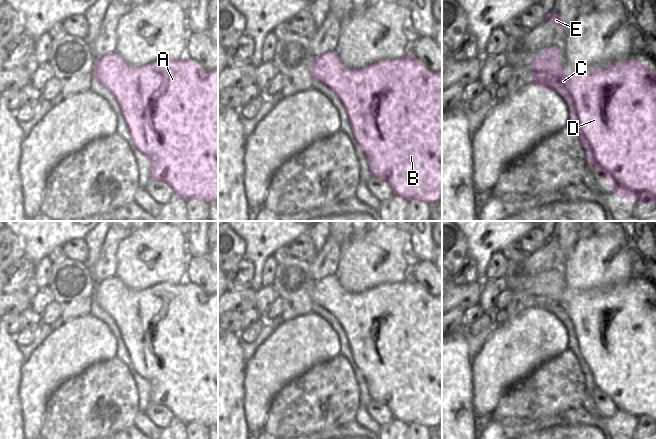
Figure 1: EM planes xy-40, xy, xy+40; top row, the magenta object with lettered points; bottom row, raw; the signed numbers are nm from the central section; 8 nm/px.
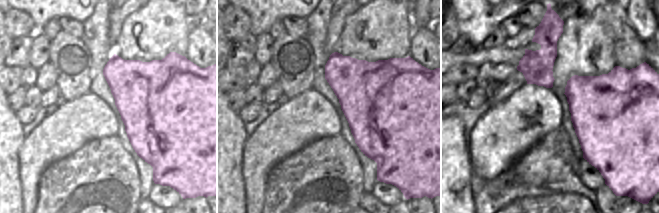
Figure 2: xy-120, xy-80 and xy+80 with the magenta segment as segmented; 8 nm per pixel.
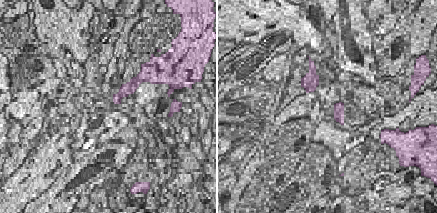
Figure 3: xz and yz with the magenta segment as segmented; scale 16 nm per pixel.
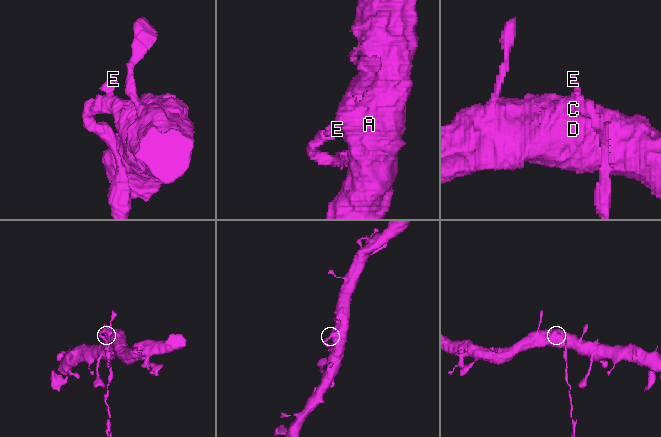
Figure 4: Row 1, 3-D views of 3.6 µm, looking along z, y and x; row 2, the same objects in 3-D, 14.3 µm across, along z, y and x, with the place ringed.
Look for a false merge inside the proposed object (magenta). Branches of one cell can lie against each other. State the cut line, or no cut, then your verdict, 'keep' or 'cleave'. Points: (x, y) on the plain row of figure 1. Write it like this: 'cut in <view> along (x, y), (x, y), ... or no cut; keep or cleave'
cut in xy along (339, 284), (331, 284), (316, 293), (316, 298), (326, 309); cleave

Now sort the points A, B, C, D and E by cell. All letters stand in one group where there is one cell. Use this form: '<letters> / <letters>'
A B C D / E

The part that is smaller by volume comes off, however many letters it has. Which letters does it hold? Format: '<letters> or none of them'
E

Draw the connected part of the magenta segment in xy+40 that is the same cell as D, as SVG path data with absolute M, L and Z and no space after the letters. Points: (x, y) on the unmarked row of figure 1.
M559 284L555 285L551 290L547 290L544 293L544 299L548 304L552 305L551 314L561 318L568 327L578 363L586 375L590 392L608 405L613 418L625 424L639 424L654 429L656 427L656 296L641 284L623 284L593 296L567 296Z

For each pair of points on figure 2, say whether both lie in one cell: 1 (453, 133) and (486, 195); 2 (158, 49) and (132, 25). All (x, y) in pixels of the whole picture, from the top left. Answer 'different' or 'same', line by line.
1: different
2: same

